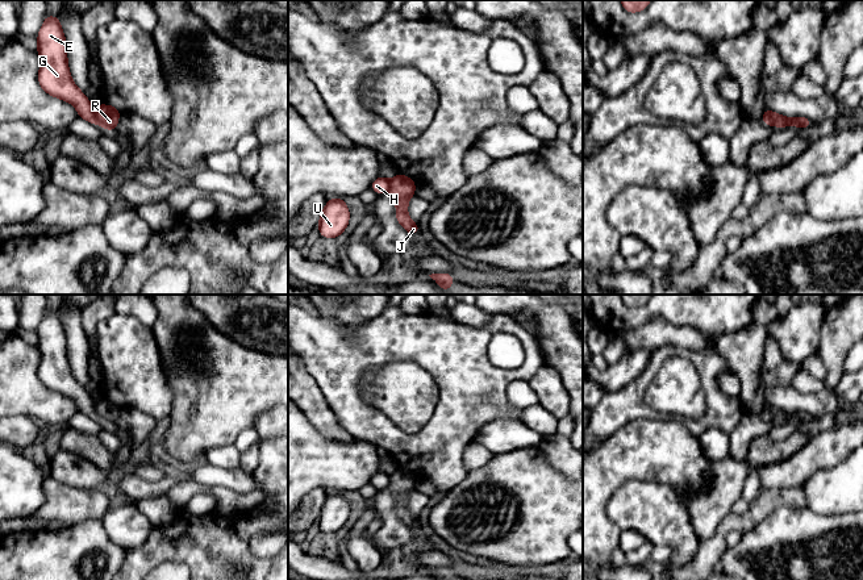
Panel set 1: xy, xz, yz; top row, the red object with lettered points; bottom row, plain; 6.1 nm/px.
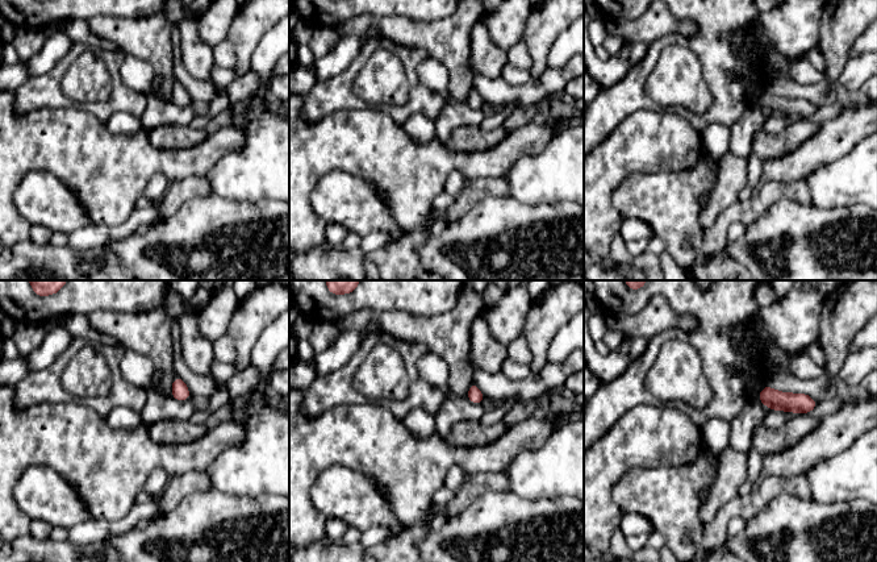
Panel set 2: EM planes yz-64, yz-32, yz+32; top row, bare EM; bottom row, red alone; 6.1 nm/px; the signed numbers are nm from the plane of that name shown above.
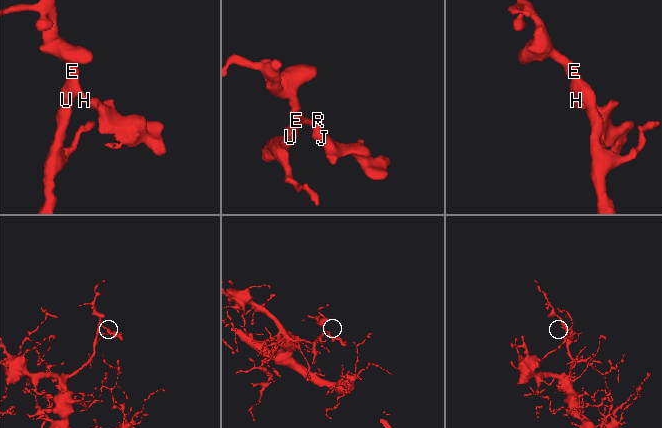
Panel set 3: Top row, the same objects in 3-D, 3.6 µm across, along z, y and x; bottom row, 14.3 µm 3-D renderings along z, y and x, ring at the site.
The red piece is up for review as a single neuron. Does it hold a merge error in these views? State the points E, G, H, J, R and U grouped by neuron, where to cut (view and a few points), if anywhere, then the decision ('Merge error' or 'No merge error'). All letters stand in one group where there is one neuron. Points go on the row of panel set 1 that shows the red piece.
Groups: E G H U / J R. Split along xy (95, 109), (95, 117), (99, 122). Merge error

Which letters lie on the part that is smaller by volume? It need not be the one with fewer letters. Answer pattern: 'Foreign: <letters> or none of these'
Foreign: J, R

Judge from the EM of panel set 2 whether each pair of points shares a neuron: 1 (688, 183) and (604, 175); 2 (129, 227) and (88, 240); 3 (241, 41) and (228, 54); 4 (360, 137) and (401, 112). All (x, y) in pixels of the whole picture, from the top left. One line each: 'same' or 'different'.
1: different
2: same
3: different
4: different

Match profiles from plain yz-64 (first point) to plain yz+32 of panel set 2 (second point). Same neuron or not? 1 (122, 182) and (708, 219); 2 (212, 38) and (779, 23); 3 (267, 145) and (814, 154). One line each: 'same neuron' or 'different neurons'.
1: same neuron
2: same neuron
3: different neurons

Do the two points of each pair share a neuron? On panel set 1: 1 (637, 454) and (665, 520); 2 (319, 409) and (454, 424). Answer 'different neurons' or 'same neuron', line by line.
1: different neurons
2: different neurons

